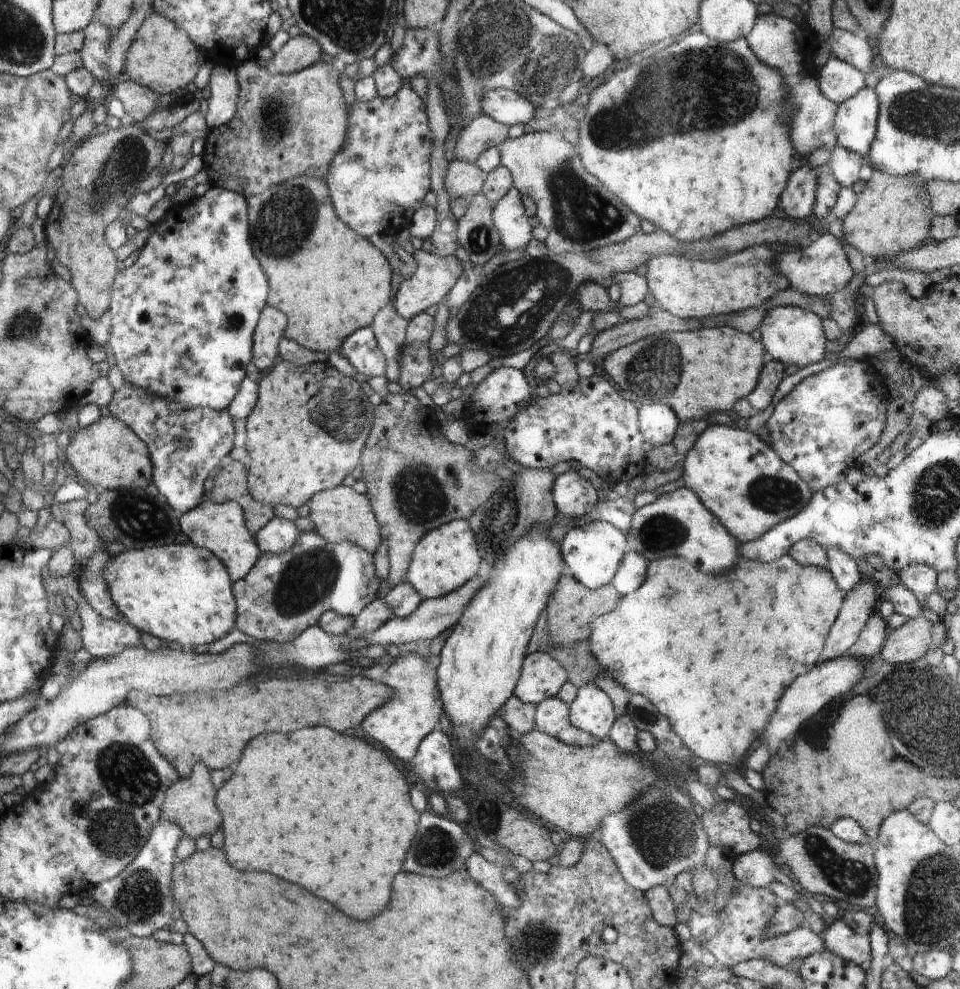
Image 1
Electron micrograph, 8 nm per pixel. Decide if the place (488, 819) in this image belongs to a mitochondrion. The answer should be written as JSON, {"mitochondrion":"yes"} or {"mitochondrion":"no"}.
{"mitochondrion":"yes"}

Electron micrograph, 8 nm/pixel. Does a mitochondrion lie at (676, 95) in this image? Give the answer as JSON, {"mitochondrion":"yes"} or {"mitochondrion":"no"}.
{"mitochondrion":"yes"}

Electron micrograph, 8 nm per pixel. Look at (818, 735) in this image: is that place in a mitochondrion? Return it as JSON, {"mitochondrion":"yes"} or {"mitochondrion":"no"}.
{"mitochondrion":"yes"}

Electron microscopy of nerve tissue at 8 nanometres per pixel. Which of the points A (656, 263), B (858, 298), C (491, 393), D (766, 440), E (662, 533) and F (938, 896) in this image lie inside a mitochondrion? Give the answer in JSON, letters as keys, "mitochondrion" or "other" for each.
{"A":"other","B":"other","C":"other","D":"other","E":"mitochondrion","F":"mitochondrion"}

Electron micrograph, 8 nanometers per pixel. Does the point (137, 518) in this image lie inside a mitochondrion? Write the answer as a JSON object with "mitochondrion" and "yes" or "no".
{"mitochondrion":"yes"}

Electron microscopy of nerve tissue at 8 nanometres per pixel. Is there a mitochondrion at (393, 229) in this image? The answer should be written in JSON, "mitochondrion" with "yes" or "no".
{"mitochondrion":"no"}

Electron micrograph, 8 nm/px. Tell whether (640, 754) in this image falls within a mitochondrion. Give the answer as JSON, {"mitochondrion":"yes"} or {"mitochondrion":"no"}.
{"mitochondrion":"no"}

